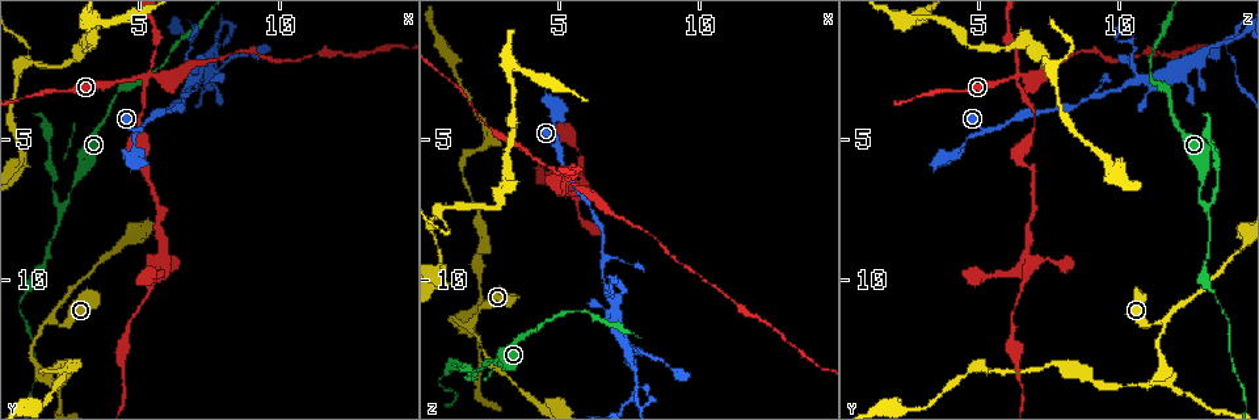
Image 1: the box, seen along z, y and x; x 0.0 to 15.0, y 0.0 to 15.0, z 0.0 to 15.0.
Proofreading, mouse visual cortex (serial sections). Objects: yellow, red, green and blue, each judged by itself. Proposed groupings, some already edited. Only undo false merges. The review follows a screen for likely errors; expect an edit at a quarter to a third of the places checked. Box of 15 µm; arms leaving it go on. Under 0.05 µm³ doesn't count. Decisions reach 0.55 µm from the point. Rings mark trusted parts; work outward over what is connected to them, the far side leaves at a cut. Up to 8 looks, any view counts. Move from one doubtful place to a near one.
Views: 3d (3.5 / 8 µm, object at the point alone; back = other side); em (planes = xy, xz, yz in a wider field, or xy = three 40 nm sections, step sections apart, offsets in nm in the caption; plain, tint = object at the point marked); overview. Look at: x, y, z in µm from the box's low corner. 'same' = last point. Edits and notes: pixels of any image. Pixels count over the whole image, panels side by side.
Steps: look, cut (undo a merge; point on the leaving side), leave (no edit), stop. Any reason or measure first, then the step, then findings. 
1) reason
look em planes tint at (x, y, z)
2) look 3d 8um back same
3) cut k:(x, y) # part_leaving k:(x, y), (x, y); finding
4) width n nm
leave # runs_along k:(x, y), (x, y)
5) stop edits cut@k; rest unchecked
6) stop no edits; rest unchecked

three-way junction
look 3d 8um at (1.8, 11.5, 11.5)

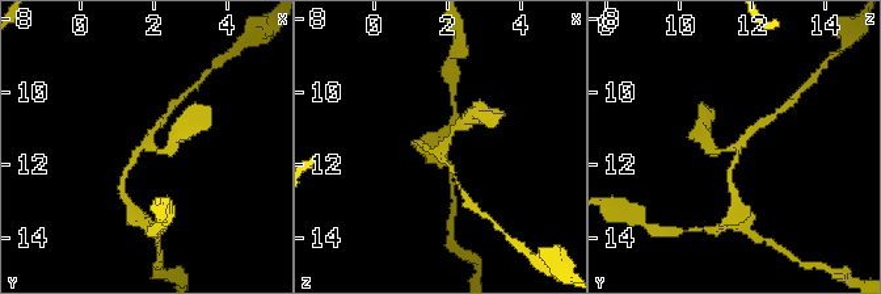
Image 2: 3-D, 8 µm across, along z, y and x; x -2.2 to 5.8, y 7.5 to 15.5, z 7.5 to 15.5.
zoom in
look 3d 3.5um at (1.9, 11.5, 11.5)

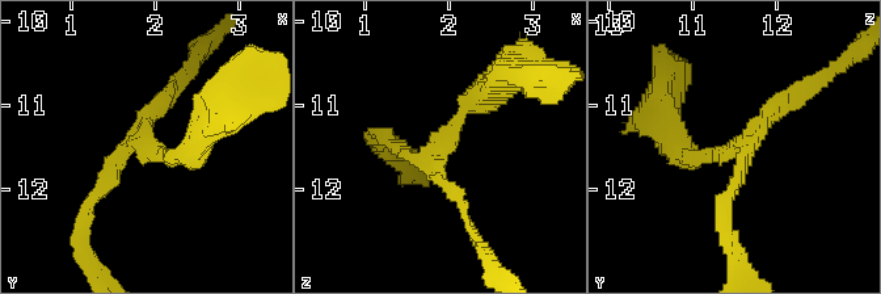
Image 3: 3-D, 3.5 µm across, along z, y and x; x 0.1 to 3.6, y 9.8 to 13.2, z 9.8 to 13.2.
arm_widths 150, 200, 200 nm
leave # runs_along 3:(190, 150), (134, 142), (89, 202); one cell here

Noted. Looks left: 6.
arms part here
look 3d 8um back at (1.8, 13.6, 11.5)

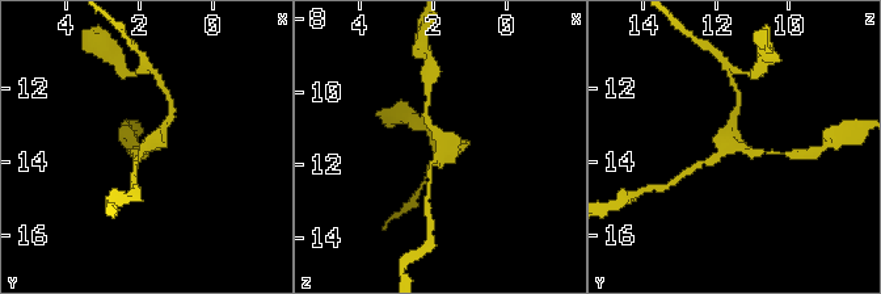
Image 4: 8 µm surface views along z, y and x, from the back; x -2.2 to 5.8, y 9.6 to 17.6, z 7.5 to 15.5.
shape alone is not enough
look em xy step 3 tint at (1.6, 13.5, 11.6)

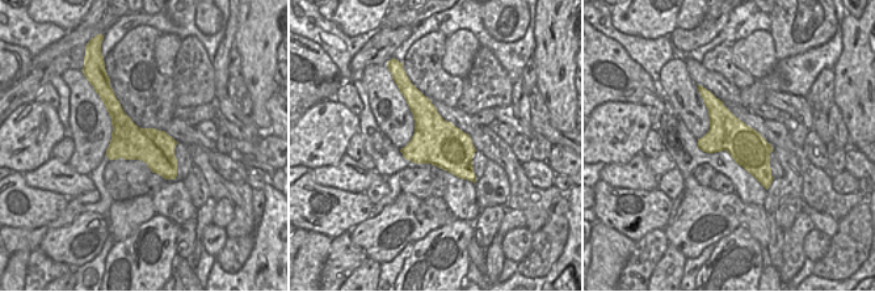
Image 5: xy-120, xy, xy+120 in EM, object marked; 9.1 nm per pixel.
leave # runs_along 5:(706, 96), (766, 183); one cell here

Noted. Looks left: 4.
sudden change in width
look 3d 3.5um at (5.1, 2.8, 6.3)

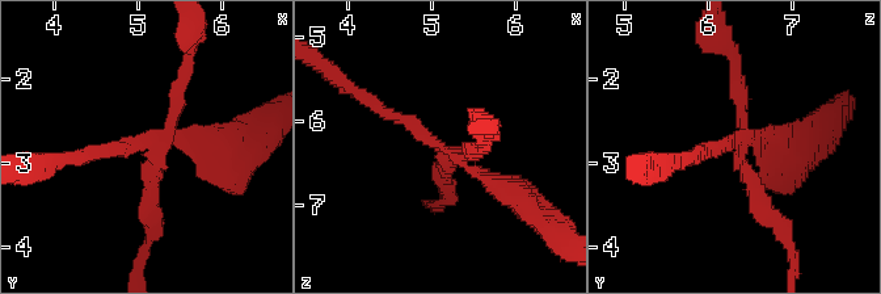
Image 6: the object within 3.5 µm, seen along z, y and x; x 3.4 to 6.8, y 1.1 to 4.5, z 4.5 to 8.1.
need the tissue
look em xy step 2 tint at (5.20, 2.75, 6.35)

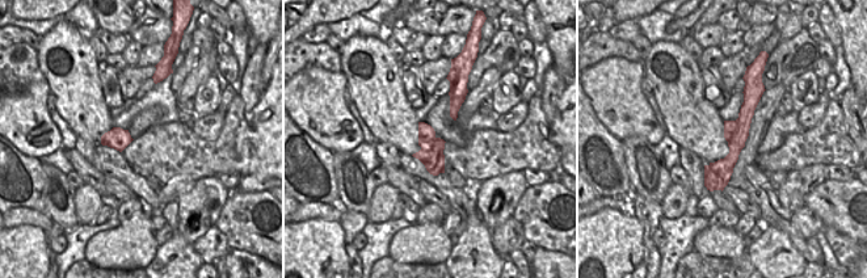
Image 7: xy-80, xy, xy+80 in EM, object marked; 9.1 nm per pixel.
look em xy step 1 tint same

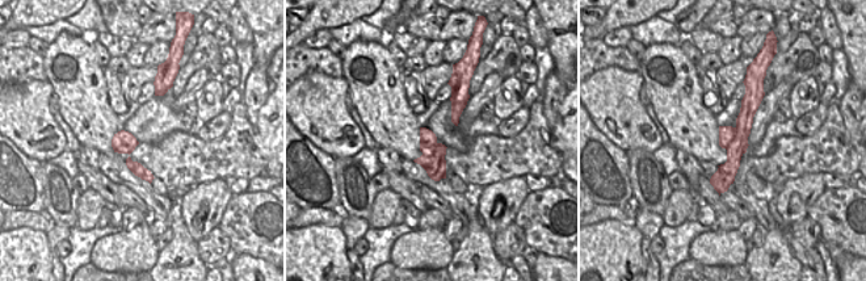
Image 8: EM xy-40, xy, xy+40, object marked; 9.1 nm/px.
cut 6:(734, 83) # border 8:(736, 128), (736, 135), (726, 149); a second cell is stuck on

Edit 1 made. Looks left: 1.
stop edits cut@6; rest unchecked

